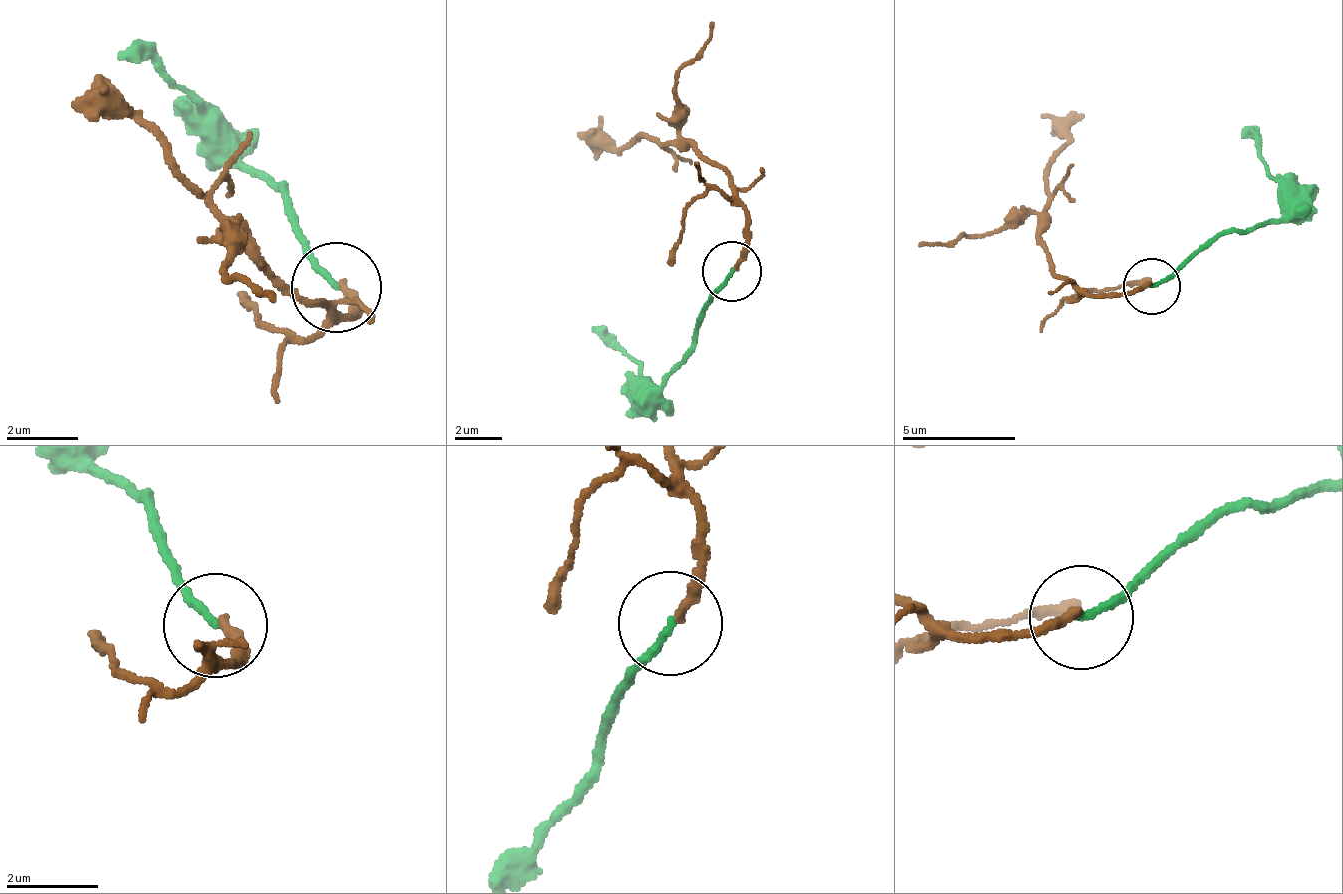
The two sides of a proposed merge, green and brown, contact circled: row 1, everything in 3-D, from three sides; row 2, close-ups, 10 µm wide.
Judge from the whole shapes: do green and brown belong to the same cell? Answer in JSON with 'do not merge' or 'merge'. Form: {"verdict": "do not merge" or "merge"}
{"verdict": "do not merge"}

